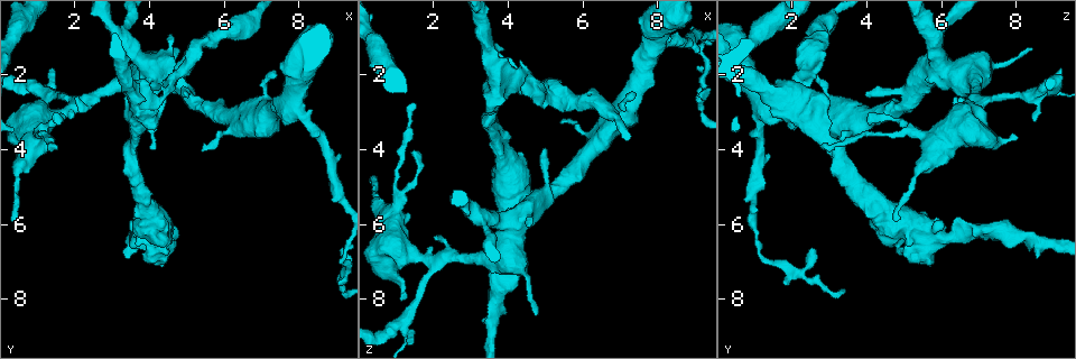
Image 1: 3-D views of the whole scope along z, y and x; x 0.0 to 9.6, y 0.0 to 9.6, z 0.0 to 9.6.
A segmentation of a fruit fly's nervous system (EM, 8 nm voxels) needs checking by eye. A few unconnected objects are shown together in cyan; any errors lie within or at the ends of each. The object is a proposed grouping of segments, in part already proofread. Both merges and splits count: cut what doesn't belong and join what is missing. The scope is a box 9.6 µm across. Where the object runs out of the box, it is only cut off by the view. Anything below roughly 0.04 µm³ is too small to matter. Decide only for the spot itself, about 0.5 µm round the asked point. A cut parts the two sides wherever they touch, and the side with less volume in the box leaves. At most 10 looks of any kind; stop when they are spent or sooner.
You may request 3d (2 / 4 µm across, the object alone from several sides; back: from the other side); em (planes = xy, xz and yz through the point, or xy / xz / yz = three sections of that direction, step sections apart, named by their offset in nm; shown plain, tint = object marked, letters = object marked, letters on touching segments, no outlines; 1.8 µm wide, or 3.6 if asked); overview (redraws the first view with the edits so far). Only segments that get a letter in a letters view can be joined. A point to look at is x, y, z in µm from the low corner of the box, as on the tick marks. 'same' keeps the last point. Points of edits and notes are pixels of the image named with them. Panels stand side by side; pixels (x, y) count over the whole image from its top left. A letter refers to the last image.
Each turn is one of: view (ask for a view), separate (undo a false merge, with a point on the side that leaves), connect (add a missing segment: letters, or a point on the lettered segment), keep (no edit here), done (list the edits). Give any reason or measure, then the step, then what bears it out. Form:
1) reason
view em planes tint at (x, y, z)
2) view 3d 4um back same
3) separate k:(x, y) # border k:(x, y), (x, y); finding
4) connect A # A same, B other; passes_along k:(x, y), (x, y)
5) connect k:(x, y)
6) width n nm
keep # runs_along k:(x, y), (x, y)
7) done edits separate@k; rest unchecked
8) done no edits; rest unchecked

a narrow waist
view em planes plain at (3.35, 0.95, 5.85)

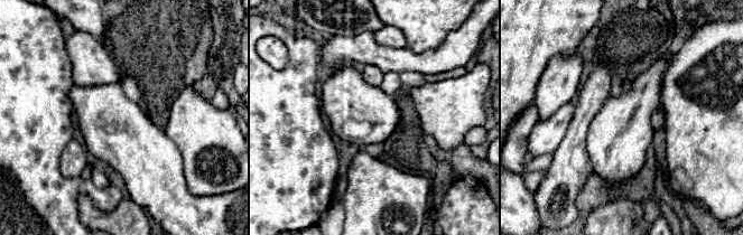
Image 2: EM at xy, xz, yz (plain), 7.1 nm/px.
view em planes tint same

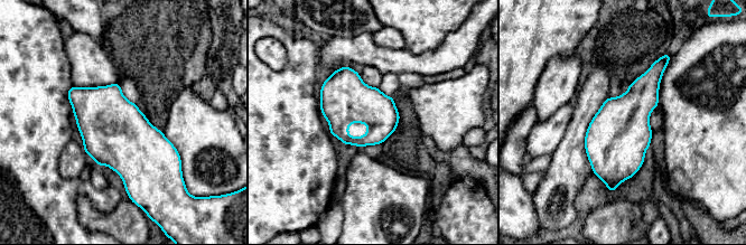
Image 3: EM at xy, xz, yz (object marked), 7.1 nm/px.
see the neighbours
view em planes letters same

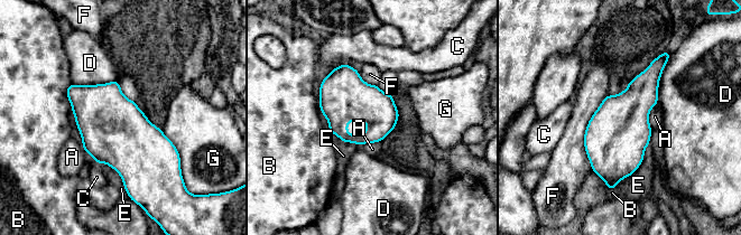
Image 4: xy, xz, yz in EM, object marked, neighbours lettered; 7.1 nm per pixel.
keep # A other, B other, C other, D other, E other, F other, G other; border 4:(657, 104), (649, 113), (651, 129); all the same cell

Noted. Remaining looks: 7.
sudden change in width
view em xy step 16 tint at (4.15, 6.00, 5.10)

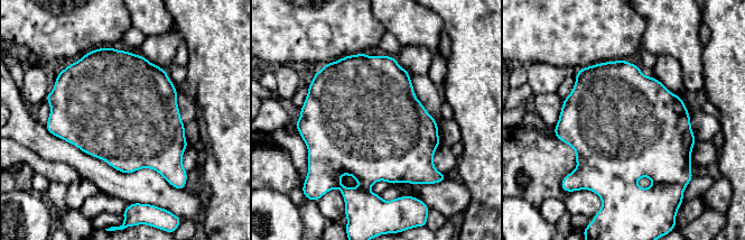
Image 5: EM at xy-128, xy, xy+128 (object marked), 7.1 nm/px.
another direction
view em planes tint same

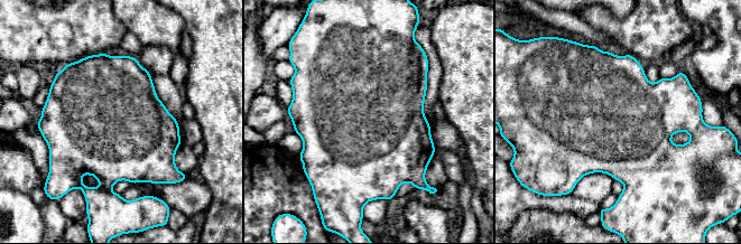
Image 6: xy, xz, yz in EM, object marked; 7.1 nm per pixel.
what lies round it
view em planes letters same

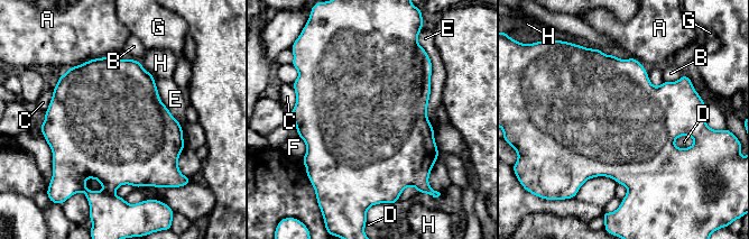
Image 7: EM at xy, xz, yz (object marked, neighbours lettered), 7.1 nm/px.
longest_contact E 400 nm
keep # A other, B other, C other, D other, E other, F other, G other, H other; border 7:(431, 72), (427, 119), (433, 127); all the same cell

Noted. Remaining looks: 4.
thick turns thin
view em xy step 4 tint at (1.00, 3.60, 5.30)

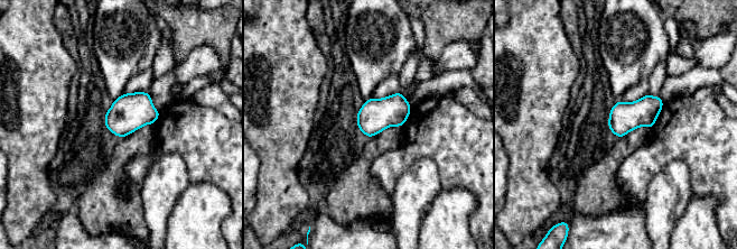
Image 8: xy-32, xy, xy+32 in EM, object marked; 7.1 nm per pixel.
cut it another way
view em planes letters same

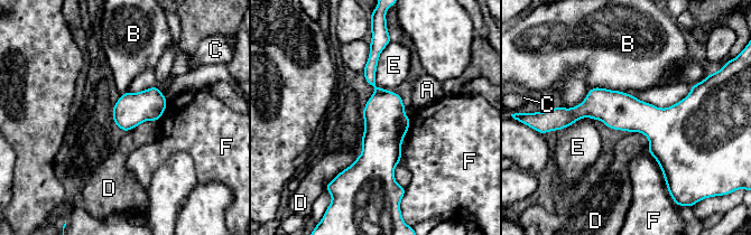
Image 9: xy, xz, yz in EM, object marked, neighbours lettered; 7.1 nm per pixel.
keep # A other, B other, C other, D other, E other, F other; border 9:(158, 120), (145, 120), (126, 132); one cell here

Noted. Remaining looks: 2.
free end
view em xy step 4 letters at (5.00, 1.70, 2.70)

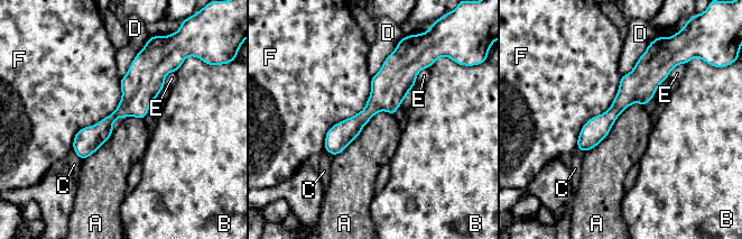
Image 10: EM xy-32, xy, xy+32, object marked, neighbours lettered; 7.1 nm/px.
view em planes letters same

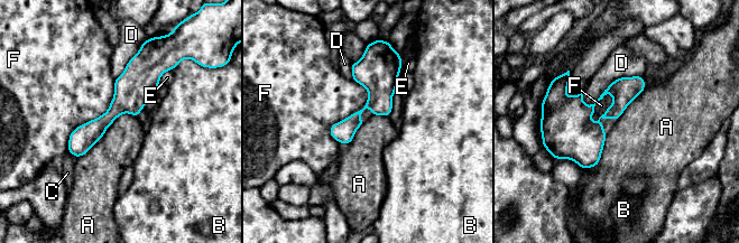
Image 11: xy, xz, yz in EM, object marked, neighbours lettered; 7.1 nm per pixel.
keep # A other, B other, C other, D other, E other, F other; none of them fits

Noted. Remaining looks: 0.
done no edits; rest unchecked

